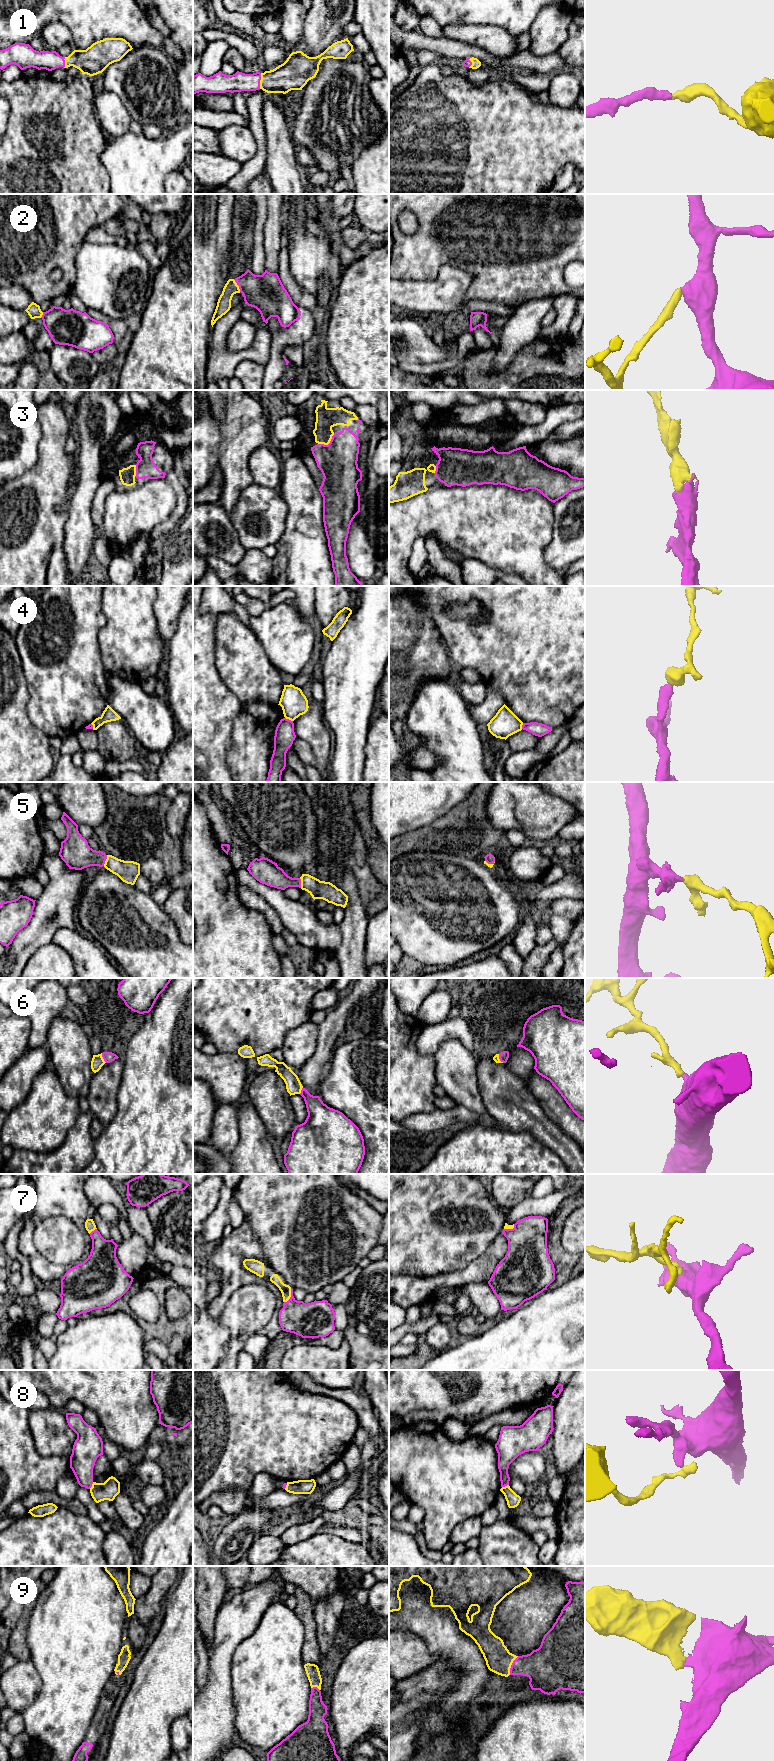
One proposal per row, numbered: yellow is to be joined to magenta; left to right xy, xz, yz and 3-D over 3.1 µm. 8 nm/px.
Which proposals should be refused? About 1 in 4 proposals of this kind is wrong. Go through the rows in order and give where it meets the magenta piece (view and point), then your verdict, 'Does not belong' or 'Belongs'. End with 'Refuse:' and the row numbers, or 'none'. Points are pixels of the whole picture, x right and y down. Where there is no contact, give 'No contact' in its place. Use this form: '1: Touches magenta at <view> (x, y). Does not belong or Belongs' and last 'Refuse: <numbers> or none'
1: Touches magenta at xz (259, 81). Belongs
2: Touches magenta at xz (237, 284). Belongs
3: Touches magenta at xz (329, 443). Belongs
4: Touches magenta at xz (288, 719). Does not belong
5: Touches magenta at xy (105, 860). Belongs
6: Touches magenta at xy (103, 1058). Belongs
7: Touches magenta at xz (291, 1296). Belongs
8: Touches magenta at xy (91, 1485). Does not belong
9: Touches magenta at yz (511, 1665). Belongs
Refuse: 4, 8

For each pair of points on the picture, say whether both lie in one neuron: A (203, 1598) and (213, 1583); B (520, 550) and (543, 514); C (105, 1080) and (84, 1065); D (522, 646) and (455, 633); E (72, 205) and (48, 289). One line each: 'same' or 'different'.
A: same
B: same
C: different
D: same
E: same

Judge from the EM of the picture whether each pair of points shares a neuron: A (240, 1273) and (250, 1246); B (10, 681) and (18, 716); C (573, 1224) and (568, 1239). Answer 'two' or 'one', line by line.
A: one
B: one
C: one

